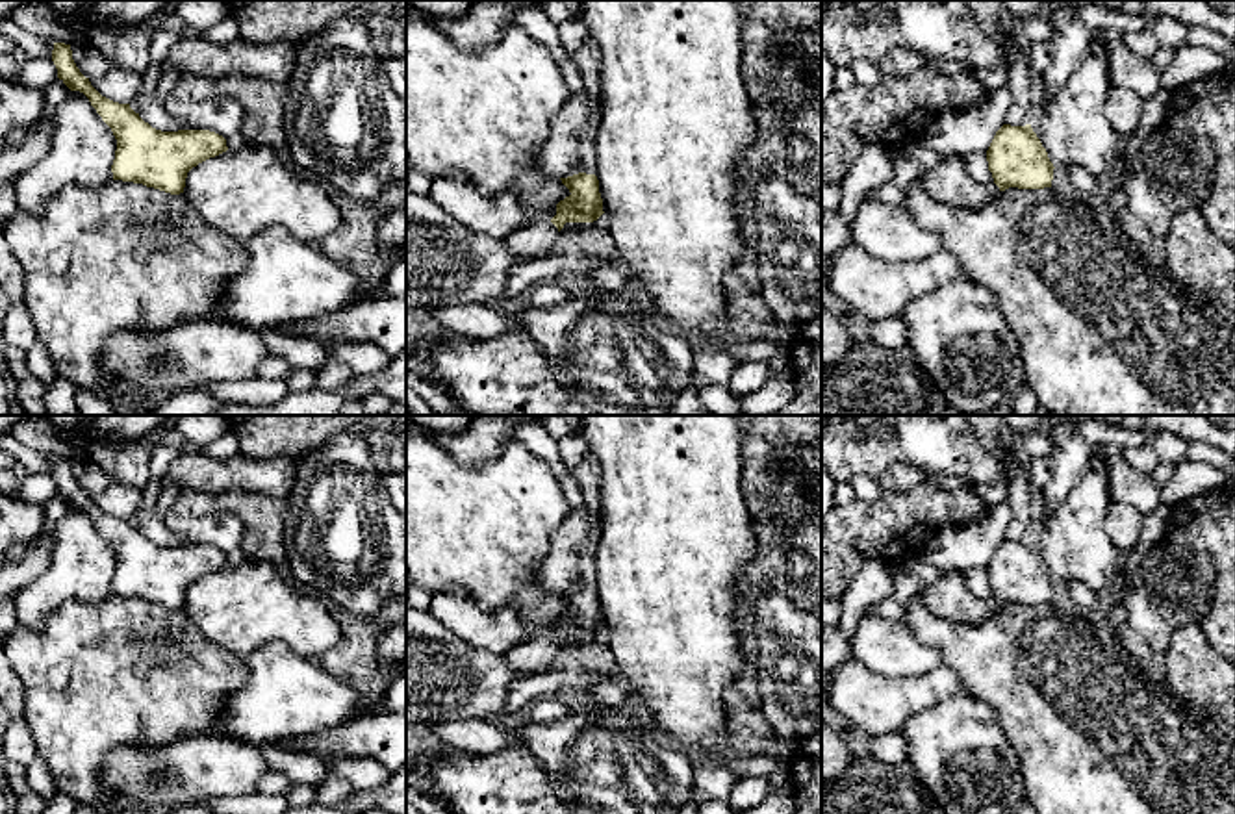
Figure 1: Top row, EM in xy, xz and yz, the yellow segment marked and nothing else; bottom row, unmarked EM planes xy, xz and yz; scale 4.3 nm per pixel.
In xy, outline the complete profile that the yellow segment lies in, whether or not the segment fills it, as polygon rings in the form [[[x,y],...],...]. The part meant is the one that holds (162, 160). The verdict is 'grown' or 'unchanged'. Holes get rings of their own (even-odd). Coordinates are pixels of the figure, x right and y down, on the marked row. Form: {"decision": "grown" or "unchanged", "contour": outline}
{"decision": "unchanged", "contour": [[[54,43],[57,78],[83,93],[117,139],[113,180],[143,184],[171,195],[184,193],[187,172],[228,150],[226,139],[210,130],[161,132],[145,122],[130,104],[102,96],[72,59],[70,45]]]}

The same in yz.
{"decision": "unchanged", "contour": [[[1003,124],[987,150],[987,161],[999,191],[1051,187],[1055,167],[1031,124]]]}

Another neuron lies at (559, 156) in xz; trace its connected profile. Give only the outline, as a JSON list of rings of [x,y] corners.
[[[586,89],[571,95],[558,109],[551,122],[549,135],[534,156],[536,169],[554,178],[567,178],[582,172],[577,169],[580,163],[580,137],[592,111],[593,98]]]

